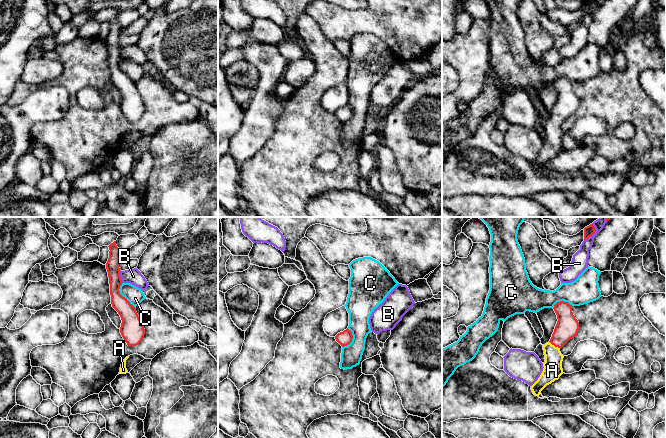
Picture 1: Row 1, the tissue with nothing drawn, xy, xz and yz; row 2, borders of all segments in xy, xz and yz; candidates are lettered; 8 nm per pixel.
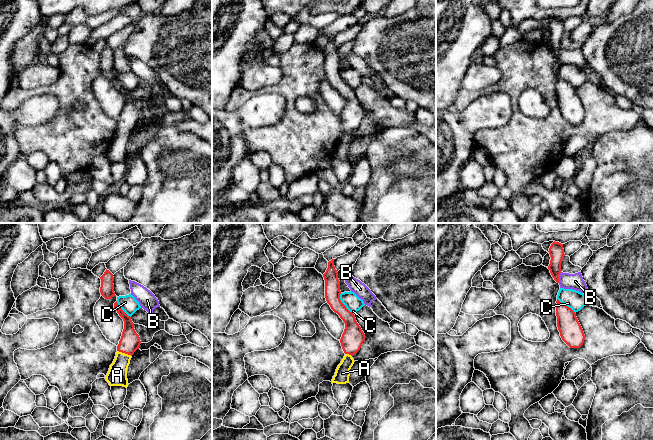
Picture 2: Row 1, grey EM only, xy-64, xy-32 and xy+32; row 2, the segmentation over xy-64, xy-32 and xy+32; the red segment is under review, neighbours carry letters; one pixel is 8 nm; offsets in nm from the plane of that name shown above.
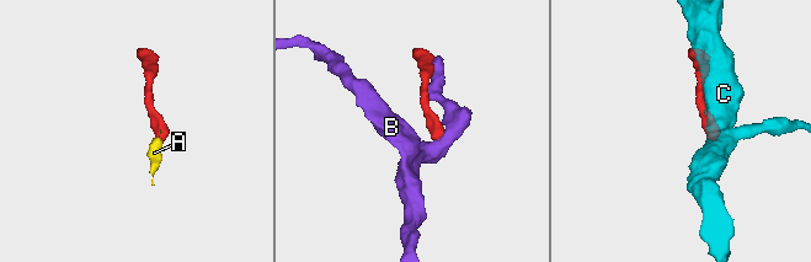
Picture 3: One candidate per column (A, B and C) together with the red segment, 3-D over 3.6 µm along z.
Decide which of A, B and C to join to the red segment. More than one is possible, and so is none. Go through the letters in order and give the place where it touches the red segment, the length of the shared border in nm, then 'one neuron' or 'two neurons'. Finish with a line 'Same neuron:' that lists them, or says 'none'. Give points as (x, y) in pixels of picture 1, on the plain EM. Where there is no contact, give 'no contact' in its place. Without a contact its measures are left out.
A: contact yz (554, 121); length 110 nm; one neuron
B: contact xy (119, 52); length 110 nm; two neurons
C: contact xy (121, 71); length 220 nm; two neurons
Same neuron: A

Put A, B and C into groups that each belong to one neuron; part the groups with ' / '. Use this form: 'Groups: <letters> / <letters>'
Groups: A / B / C

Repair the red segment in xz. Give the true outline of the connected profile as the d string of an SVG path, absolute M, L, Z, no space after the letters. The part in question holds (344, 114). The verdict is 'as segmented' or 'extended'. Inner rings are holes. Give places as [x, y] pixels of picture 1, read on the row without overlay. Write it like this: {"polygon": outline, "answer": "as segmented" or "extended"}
{"polygon": "M347 104L343 108L338 109L335 112L335 115L342 123L344 123L352 118L353 111L352 108Z", "answer": "as segmented"}

